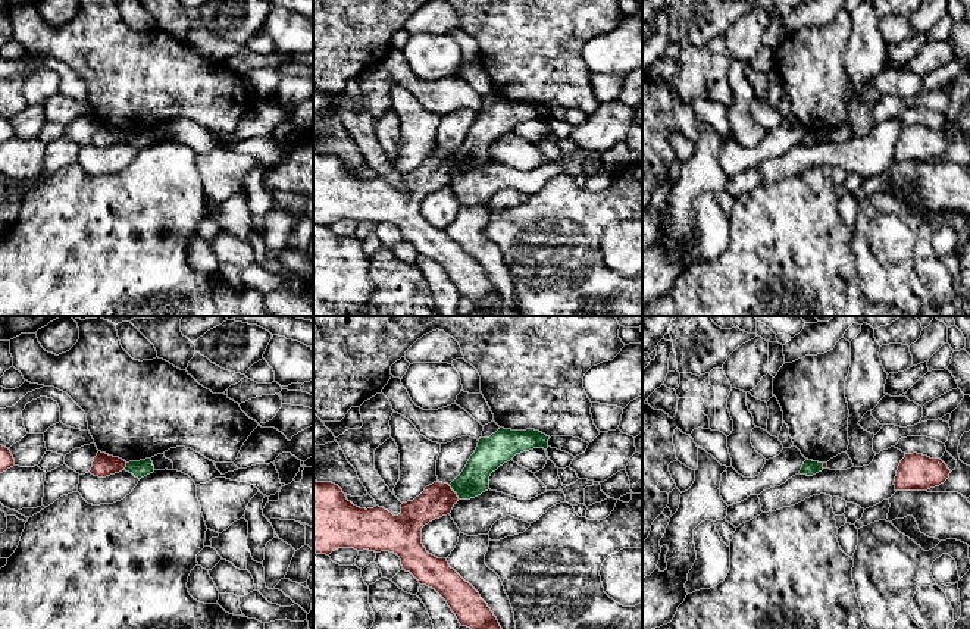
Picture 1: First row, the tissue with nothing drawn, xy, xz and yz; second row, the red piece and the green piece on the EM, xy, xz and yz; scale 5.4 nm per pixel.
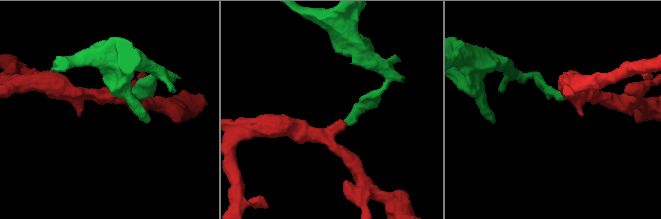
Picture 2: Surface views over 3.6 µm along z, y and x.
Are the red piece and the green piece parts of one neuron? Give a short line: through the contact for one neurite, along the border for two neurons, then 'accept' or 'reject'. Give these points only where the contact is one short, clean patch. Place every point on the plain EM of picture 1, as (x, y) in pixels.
line xz (448, 156), (459, 169); reject

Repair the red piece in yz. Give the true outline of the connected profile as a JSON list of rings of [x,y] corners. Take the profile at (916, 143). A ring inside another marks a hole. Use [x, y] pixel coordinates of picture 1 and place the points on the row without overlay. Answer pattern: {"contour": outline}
{"contour": [[[917,123],[905,125],[897,141],[895,162],[927,162],[944,154],[949,144],[951,141],[941,129]]]}

